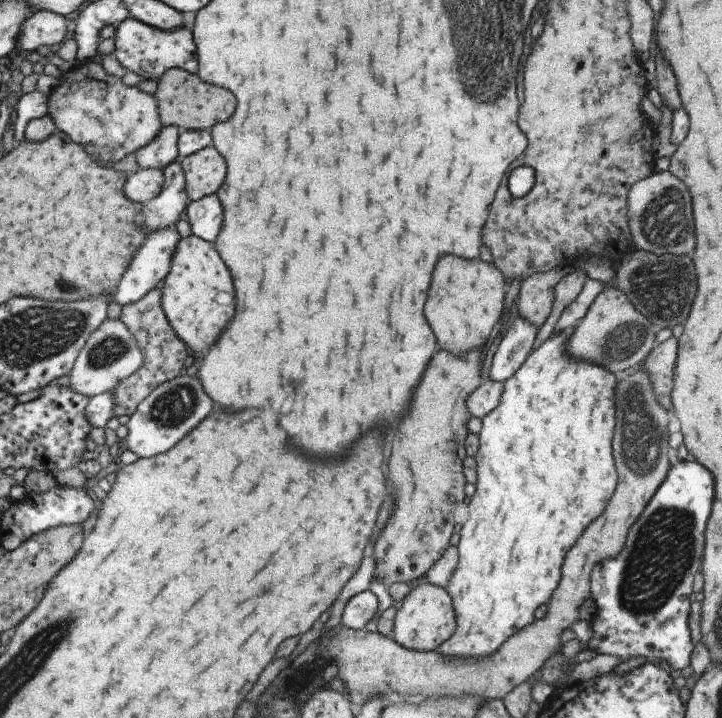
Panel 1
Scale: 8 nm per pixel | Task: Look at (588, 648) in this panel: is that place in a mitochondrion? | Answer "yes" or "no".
no

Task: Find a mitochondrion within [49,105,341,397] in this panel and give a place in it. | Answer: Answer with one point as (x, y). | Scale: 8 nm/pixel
(110, 349)

